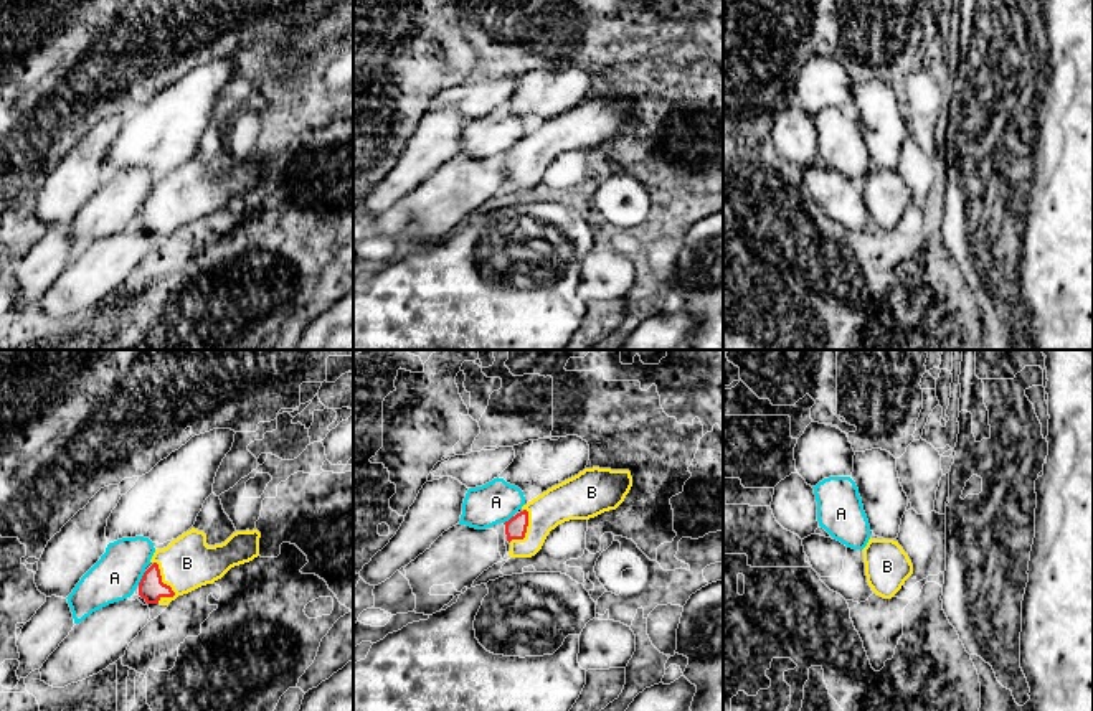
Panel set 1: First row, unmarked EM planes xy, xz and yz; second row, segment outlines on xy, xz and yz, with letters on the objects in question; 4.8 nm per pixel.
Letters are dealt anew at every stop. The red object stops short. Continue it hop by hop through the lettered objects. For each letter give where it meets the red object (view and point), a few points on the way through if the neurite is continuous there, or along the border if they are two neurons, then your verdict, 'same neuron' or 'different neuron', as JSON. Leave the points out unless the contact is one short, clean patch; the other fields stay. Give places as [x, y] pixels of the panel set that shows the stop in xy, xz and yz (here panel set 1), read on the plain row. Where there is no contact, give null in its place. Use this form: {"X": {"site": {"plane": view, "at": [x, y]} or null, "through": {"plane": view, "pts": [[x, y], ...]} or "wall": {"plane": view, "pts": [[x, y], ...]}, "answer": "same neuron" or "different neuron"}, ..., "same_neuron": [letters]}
{"A": {"site": {"plane": "xy", "at": [142, 208]}, "answer": "different neuron"}, "B": {"site": {"plane": "xy", "at": [169, 216]}, "through": {"plane": "xy", "pts": [[151, 218], [169, 216], [187, 193]]}, "answer": "same neuron"}, "same_neuron": ["B"]}

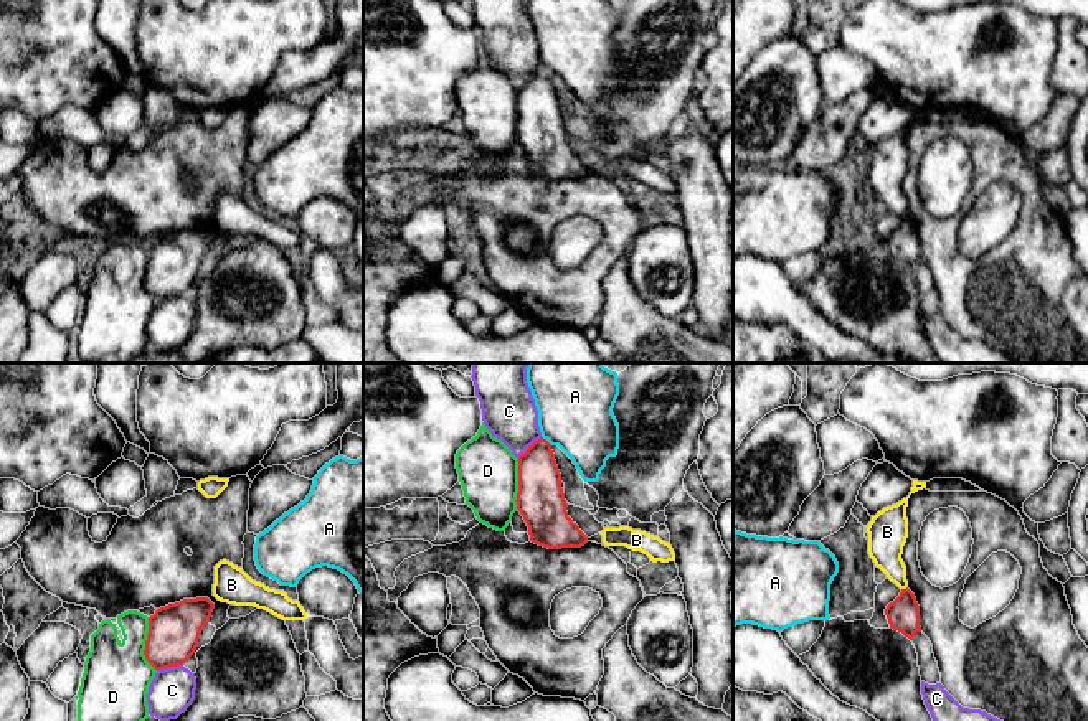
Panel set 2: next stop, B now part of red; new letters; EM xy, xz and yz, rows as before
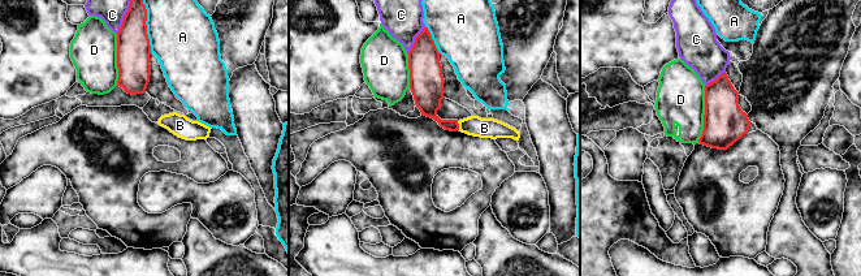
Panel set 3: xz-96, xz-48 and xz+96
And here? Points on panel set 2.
{"A": {"site": {"plane": "xz", "at": [545, 70]}, "answer": "different neuron"}, "B": {"site": {"plane": "yz", "at": [903, 220]}, "wall": {"plane": "yz", "pts": [[907, 216], [902, 220]]}, "answer": "different neuron"}, "C": {"site": {"plane": "xy", "at": [169, 297]}, "answer": "different neuron"}, "D": {"site": {"plane": "xy", "at": [146, 274]}, "answer": "different neuron"}, "same_neuron": []}

